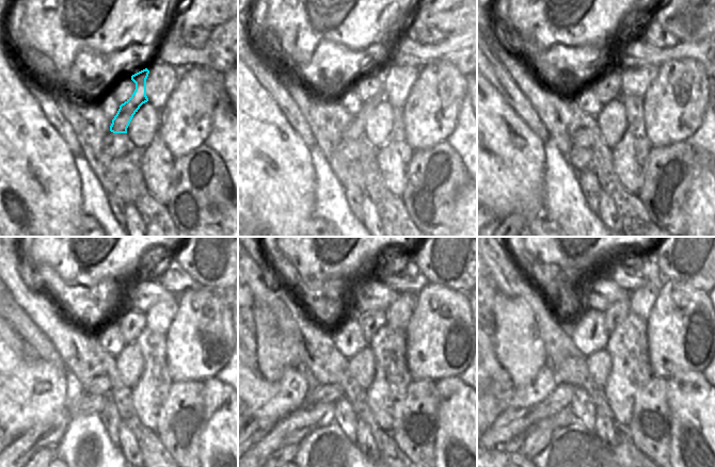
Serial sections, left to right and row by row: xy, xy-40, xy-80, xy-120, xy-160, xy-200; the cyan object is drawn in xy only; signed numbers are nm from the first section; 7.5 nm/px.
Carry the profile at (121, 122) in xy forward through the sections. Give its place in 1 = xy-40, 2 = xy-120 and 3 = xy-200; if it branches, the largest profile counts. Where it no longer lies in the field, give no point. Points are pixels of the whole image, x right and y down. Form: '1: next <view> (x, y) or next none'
1: next xy-40 (355, 131)
2: next xy-120 (100, 386)
3: next xy-200 (513, 422)

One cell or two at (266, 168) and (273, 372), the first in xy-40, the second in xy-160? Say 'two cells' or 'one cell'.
two cells

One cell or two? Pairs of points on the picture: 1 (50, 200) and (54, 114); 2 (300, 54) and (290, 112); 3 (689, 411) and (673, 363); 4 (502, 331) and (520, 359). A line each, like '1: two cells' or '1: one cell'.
1: two cells
2: two cells
3: two cells
4: one cell

